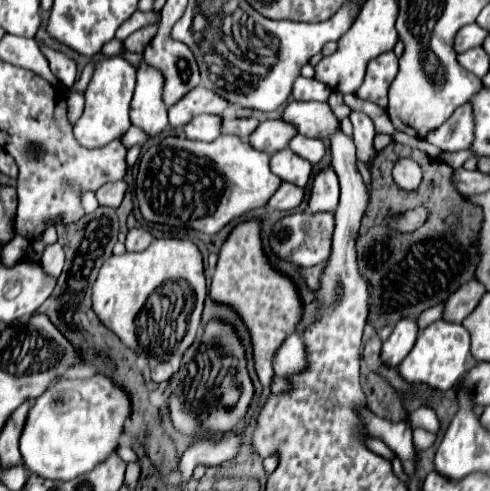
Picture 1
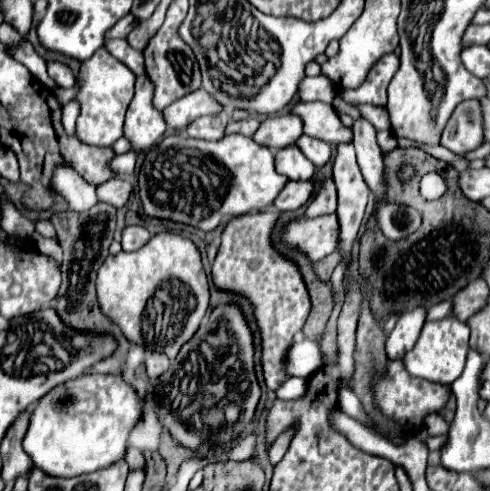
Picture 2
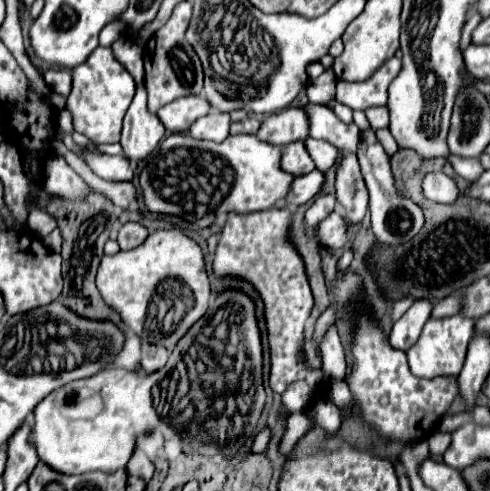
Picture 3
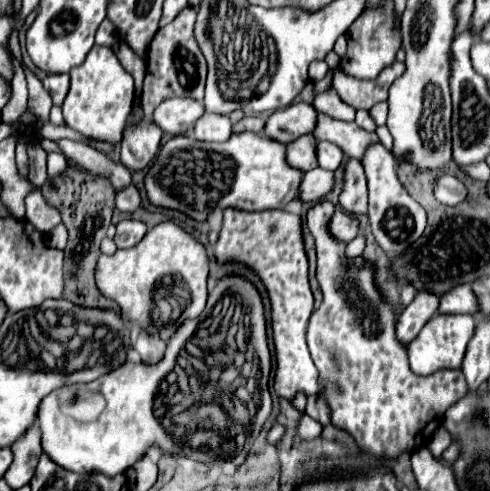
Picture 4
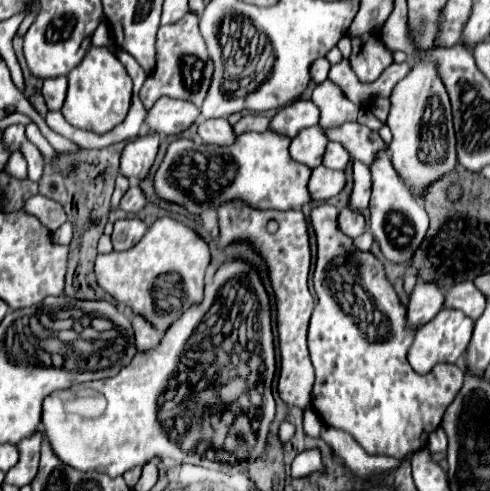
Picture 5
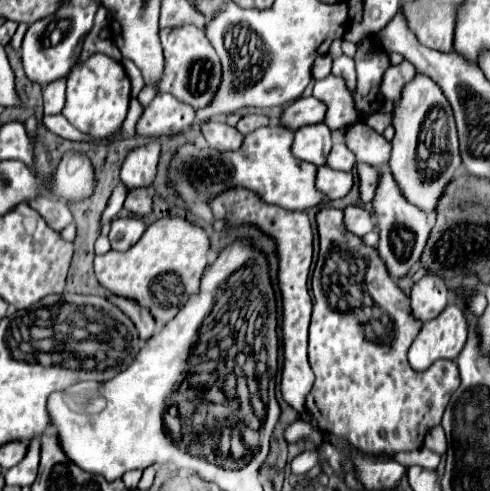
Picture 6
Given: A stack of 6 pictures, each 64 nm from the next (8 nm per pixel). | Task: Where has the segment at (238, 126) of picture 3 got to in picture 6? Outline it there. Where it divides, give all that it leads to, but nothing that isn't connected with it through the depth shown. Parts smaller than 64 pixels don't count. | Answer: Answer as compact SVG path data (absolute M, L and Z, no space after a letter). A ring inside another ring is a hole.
M248 114L244 118L240 118L240 122L236 124L236 130L240 134L248 134L248 132L254 132L256 128L262 128L262 126L268 126L270 124L270 118L268 116L260 116L260 114Z

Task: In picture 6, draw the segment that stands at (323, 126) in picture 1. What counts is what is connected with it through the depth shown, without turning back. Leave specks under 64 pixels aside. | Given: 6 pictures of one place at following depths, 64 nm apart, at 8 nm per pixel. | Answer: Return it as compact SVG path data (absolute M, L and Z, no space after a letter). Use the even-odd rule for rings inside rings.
M356 122L344 132L346 146L354 152L358 162L370 164L374 168L384 168L388 164L388 152L390 142L372 128L368 128L364 122Z

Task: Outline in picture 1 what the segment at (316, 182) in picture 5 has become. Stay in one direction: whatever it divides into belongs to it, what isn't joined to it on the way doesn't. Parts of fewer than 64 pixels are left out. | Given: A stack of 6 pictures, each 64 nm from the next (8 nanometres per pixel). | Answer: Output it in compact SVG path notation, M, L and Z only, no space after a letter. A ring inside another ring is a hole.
M280 184L280 188L268 200L268 206L274 210L294 210L304 198L304 188L296 188L294 184Z

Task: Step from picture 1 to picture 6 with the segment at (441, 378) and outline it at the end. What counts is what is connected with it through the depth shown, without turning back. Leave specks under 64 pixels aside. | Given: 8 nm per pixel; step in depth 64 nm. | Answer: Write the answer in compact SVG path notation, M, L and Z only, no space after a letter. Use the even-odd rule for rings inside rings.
M450 302L440 316L424 322L408 350L408 362L416 372L430 368L436 360L456 360L468 340L468 320L458 304Z

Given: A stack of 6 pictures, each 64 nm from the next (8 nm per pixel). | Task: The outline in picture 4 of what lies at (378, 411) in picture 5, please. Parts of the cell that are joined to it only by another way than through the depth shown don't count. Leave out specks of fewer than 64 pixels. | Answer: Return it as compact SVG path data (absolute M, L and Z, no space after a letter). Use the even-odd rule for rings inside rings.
M328 200L316 202L306 214L306 224L316 240L318 252L318 282L324 294L320 308L312 314L308 326L308 348L316 368L320 370L322 396L328 400L332 410L332 424L352 434L358 446L366 448L370 454L398 456L400 452L416 452L426 446L432 434L442 426L446 410L466 394L466 384L462 372L436 372L436 376L416 376L408 366L406 348L394 336L394 310L378 294L374 286L374 272L370 264L362 258L346 260L344 248L338 240L328 236L328 220L334 214L334 204Z

